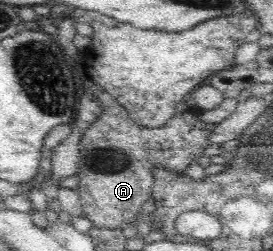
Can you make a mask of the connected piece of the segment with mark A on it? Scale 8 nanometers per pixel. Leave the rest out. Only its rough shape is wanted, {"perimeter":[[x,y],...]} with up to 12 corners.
{"perimeter":[[100,87],[79,143],[83,216],[138,225],[153,170],[186,172],[216,124],[142,127]]}

